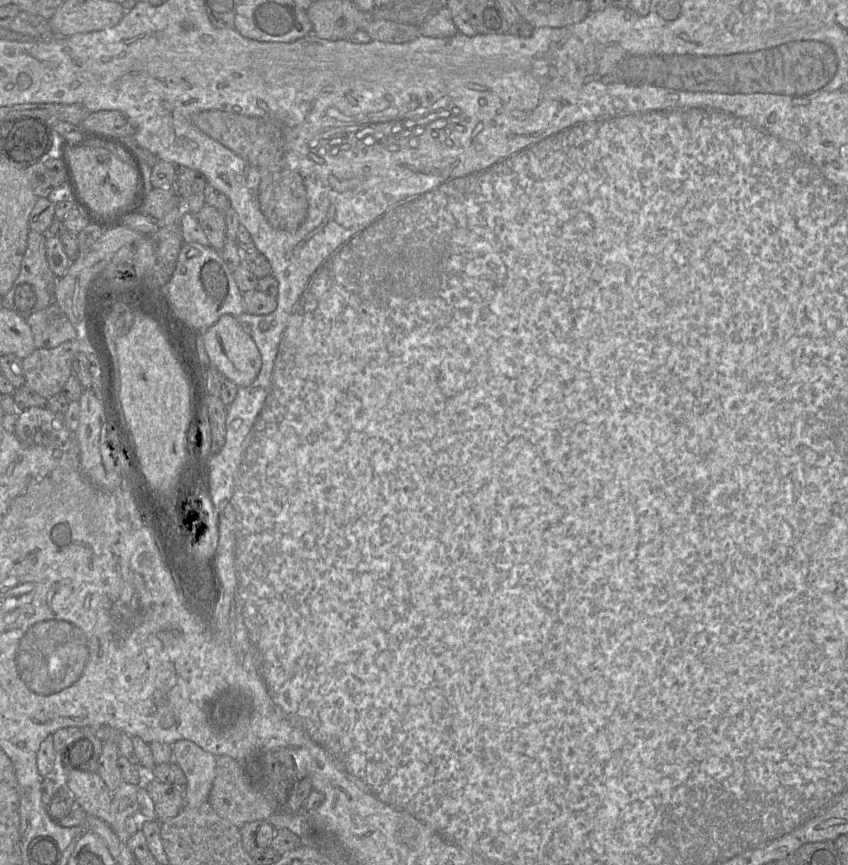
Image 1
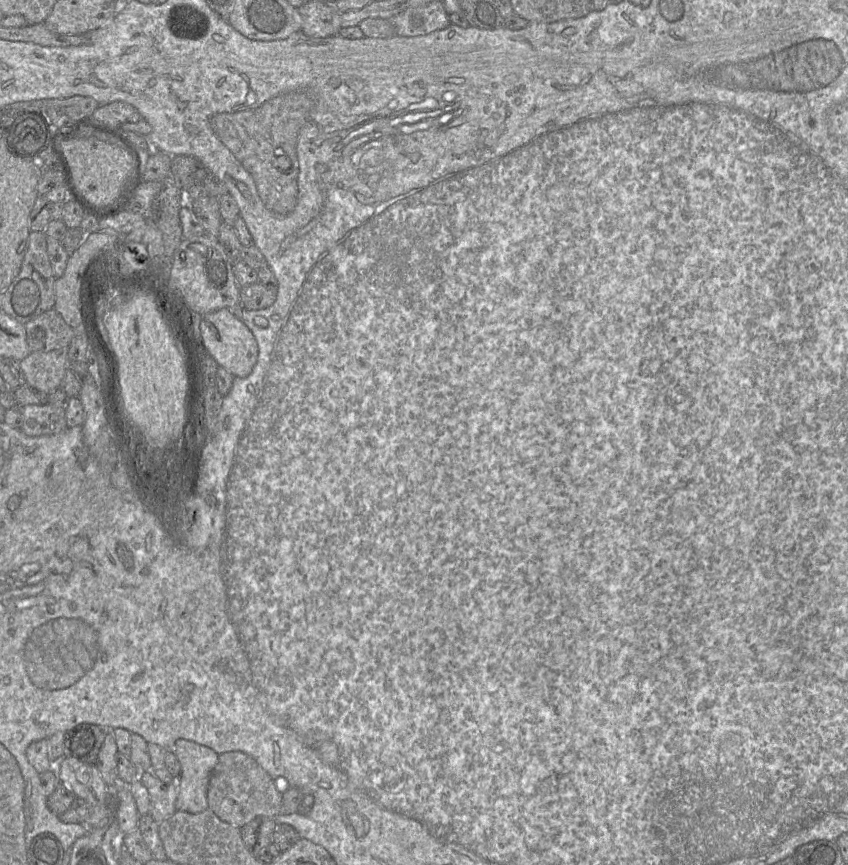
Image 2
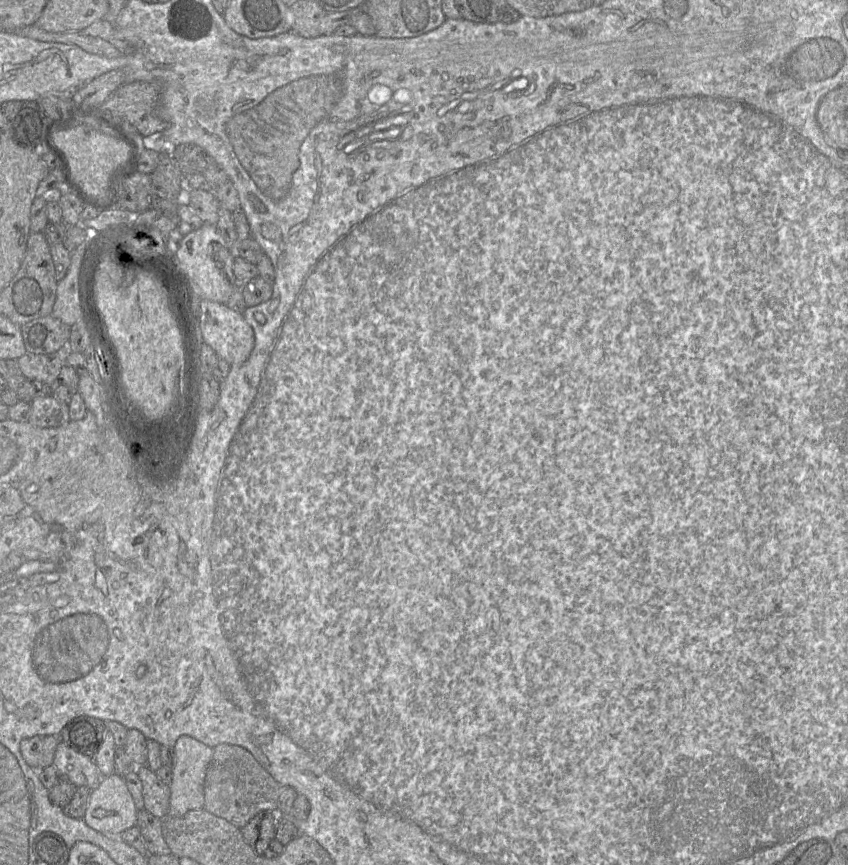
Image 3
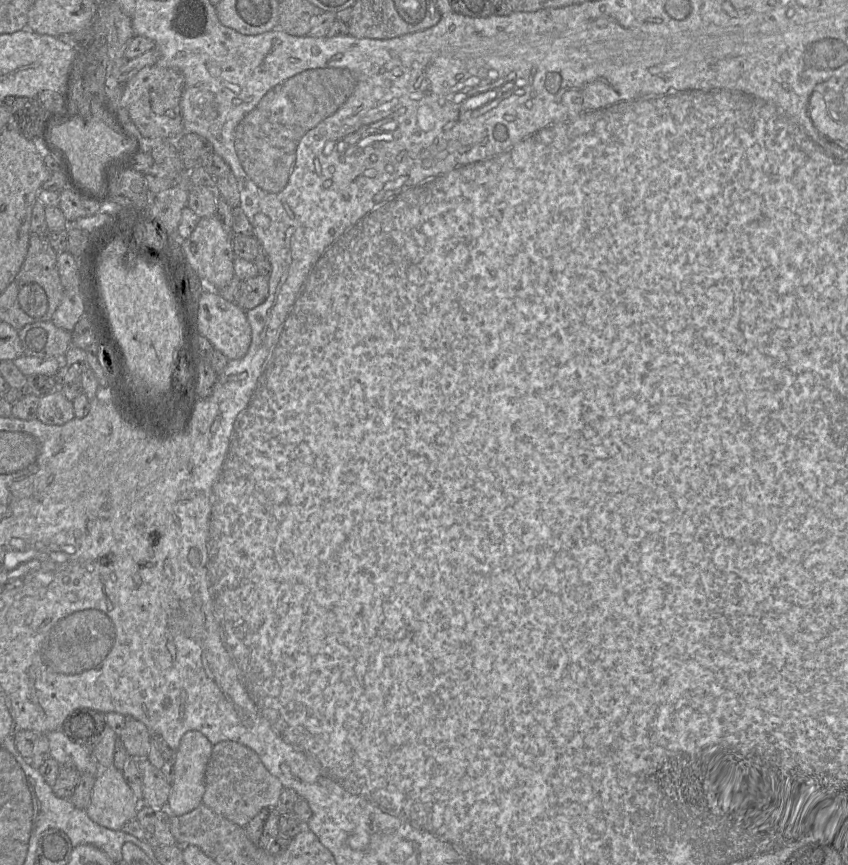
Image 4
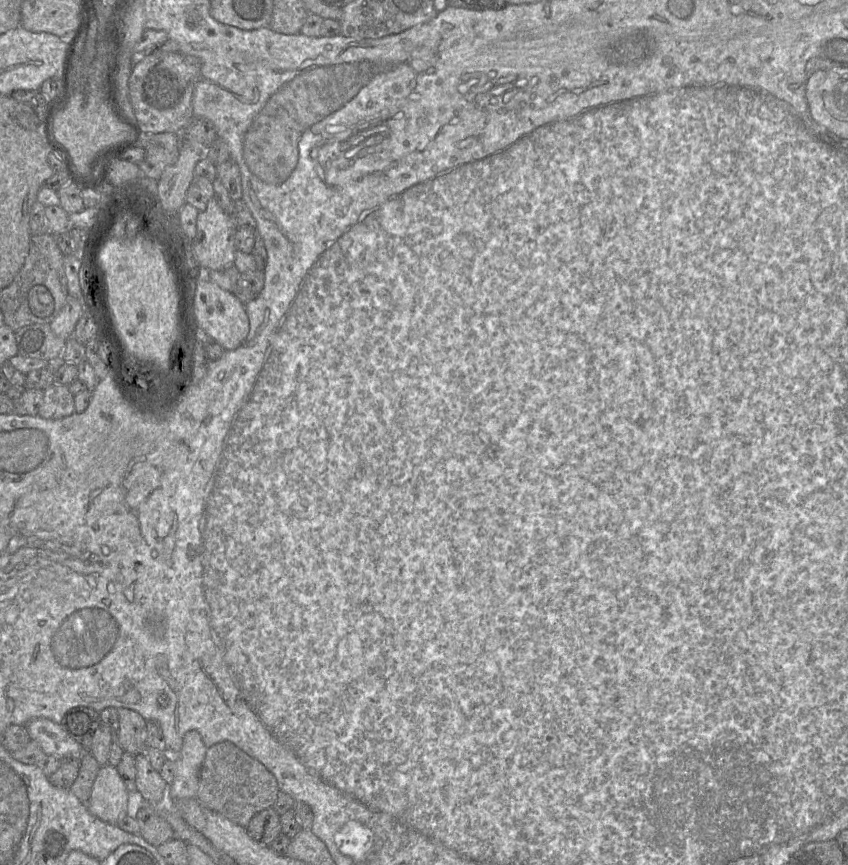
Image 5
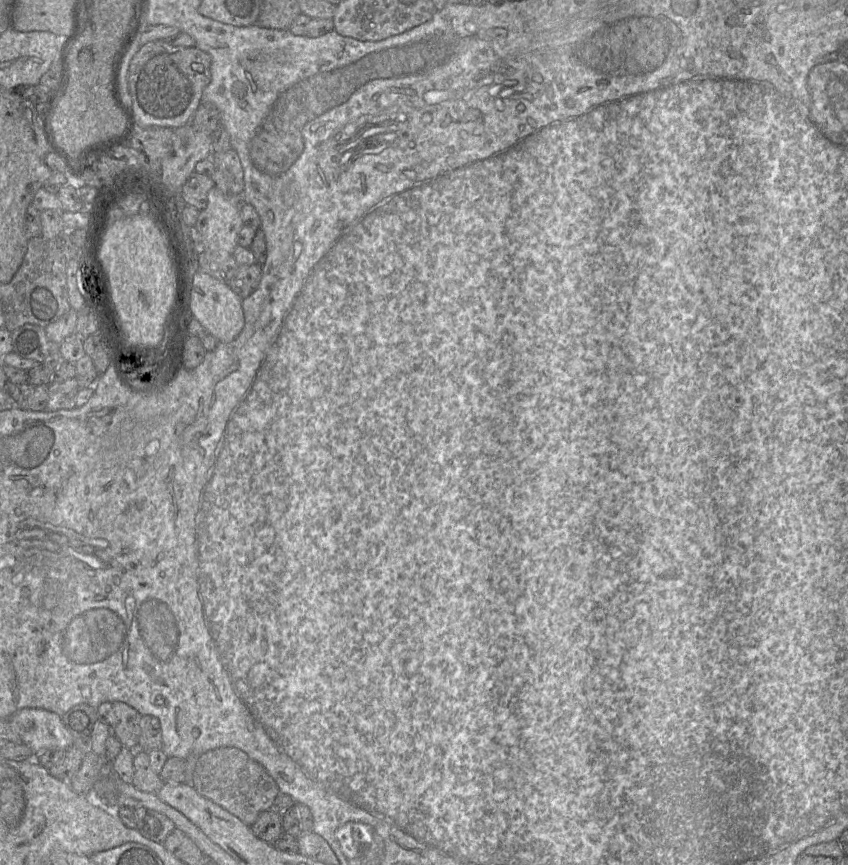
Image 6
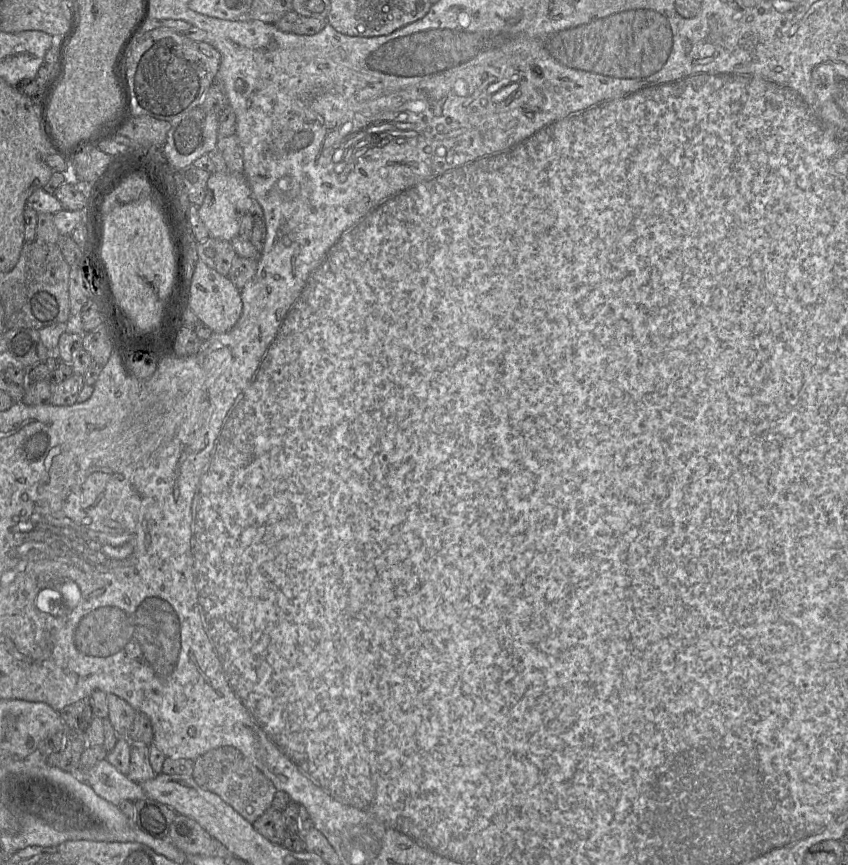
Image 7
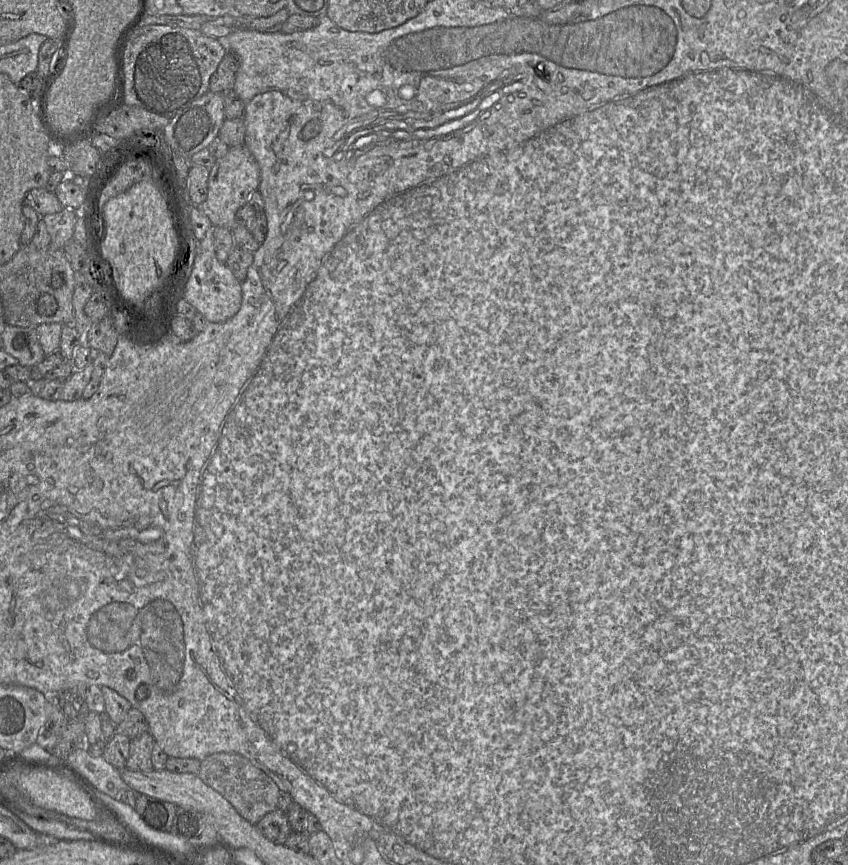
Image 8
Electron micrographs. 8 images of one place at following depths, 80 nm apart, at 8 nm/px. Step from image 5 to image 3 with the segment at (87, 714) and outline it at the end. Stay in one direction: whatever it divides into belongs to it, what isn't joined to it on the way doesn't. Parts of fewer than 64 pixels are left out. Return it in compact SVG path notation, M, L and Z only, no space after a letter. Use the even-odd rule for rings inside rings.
M78 716L71 720L61 731L62 742L74 751L94 761L101 746L106 730L106 722L91 716Z

